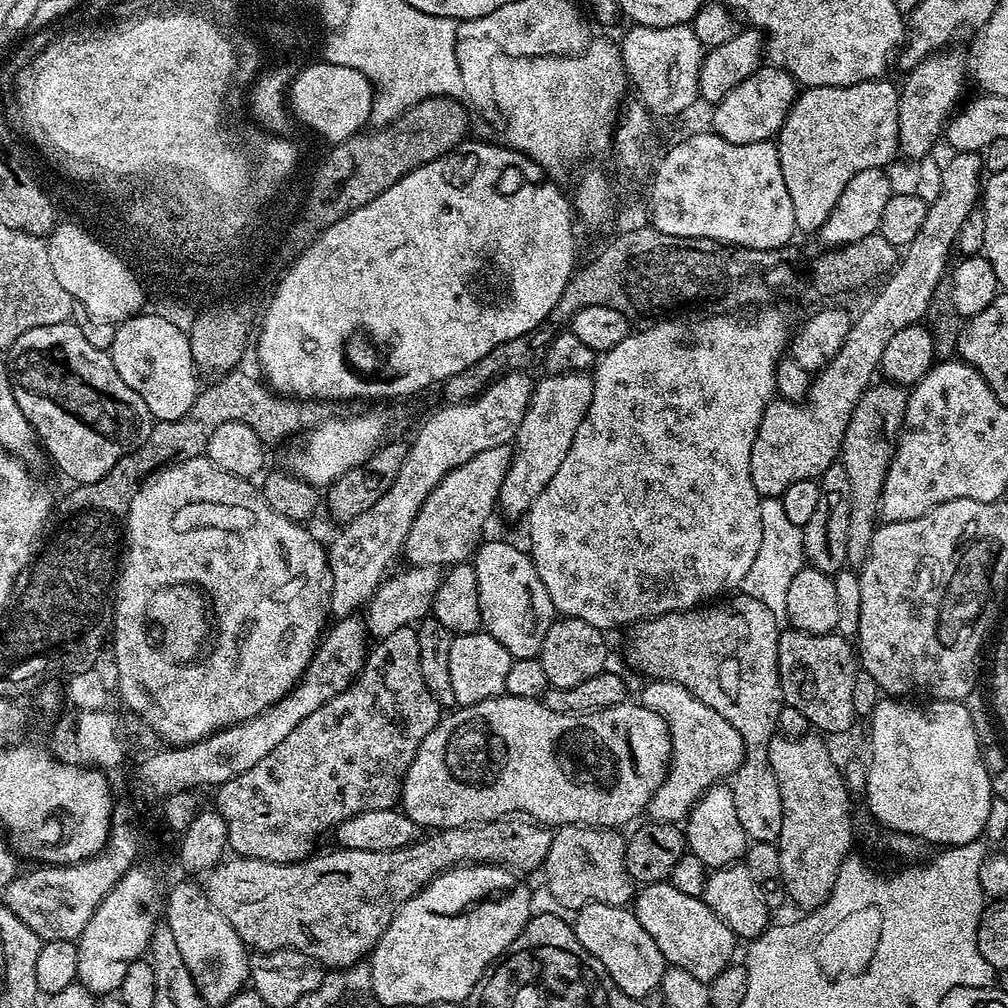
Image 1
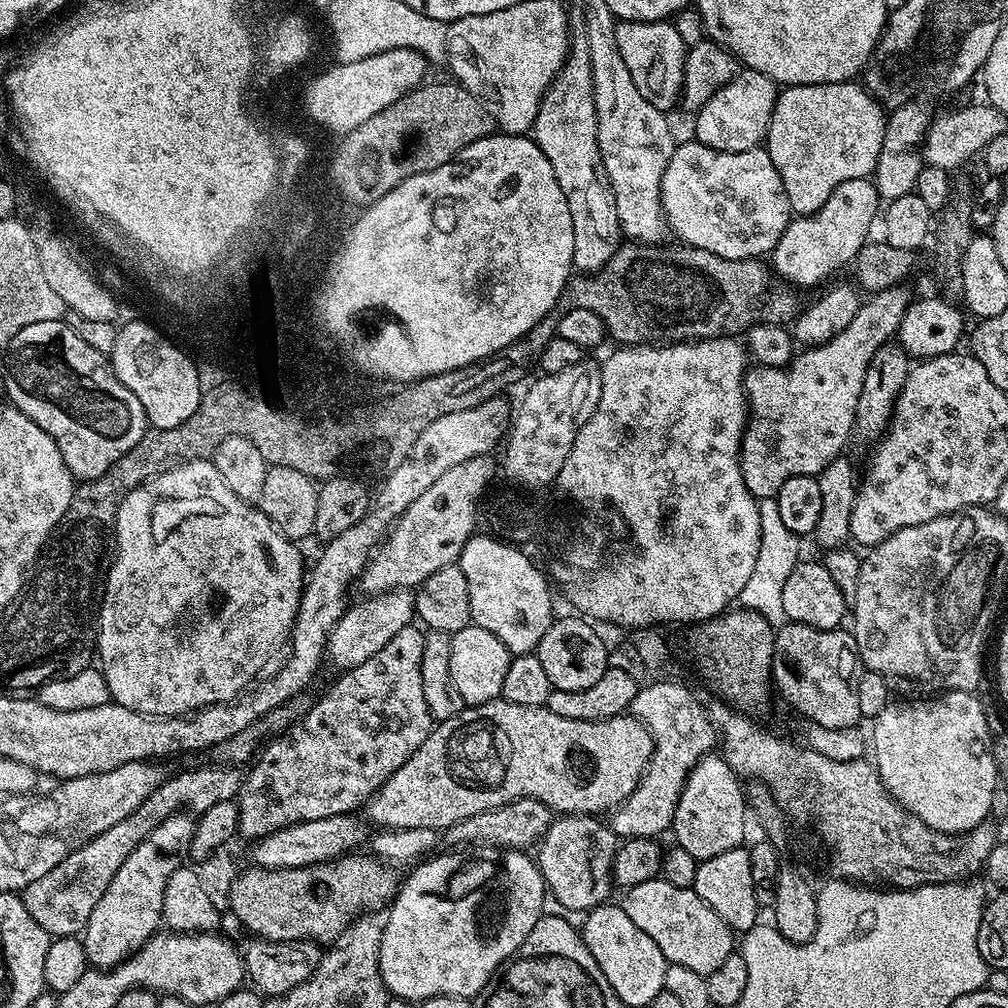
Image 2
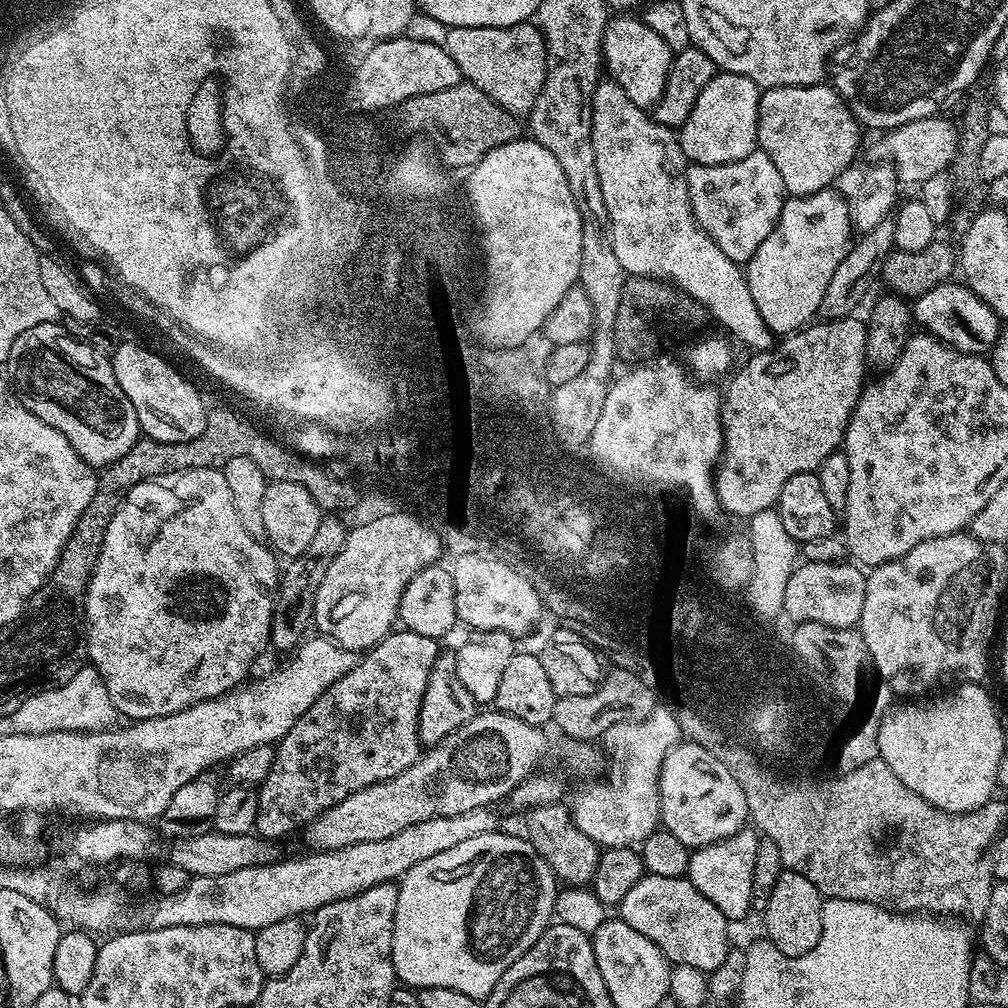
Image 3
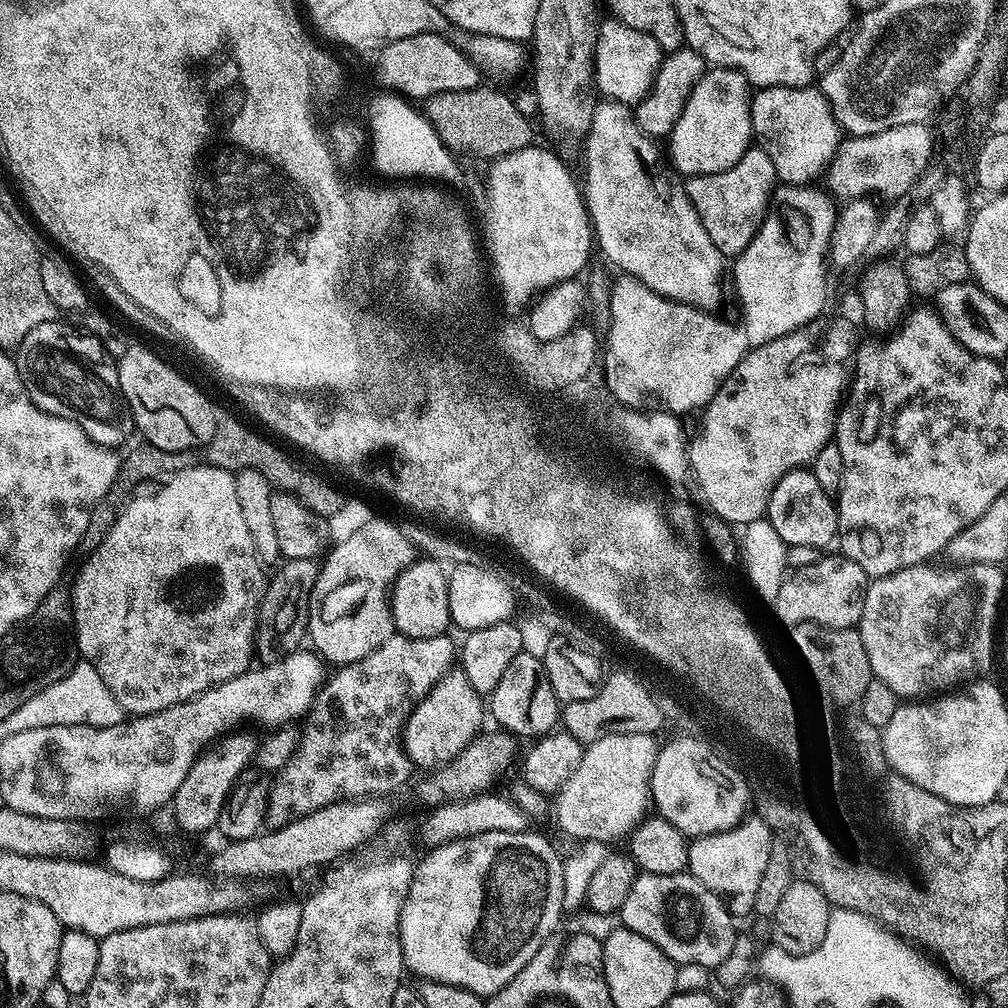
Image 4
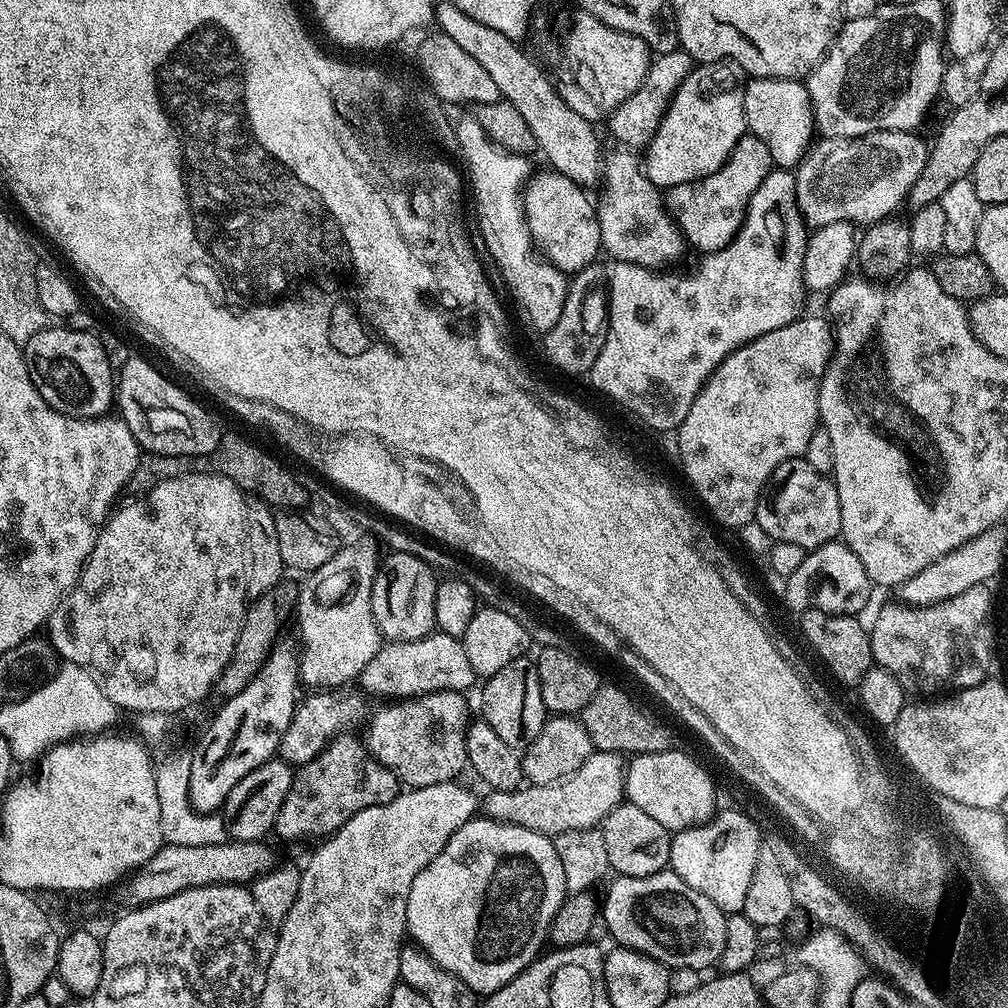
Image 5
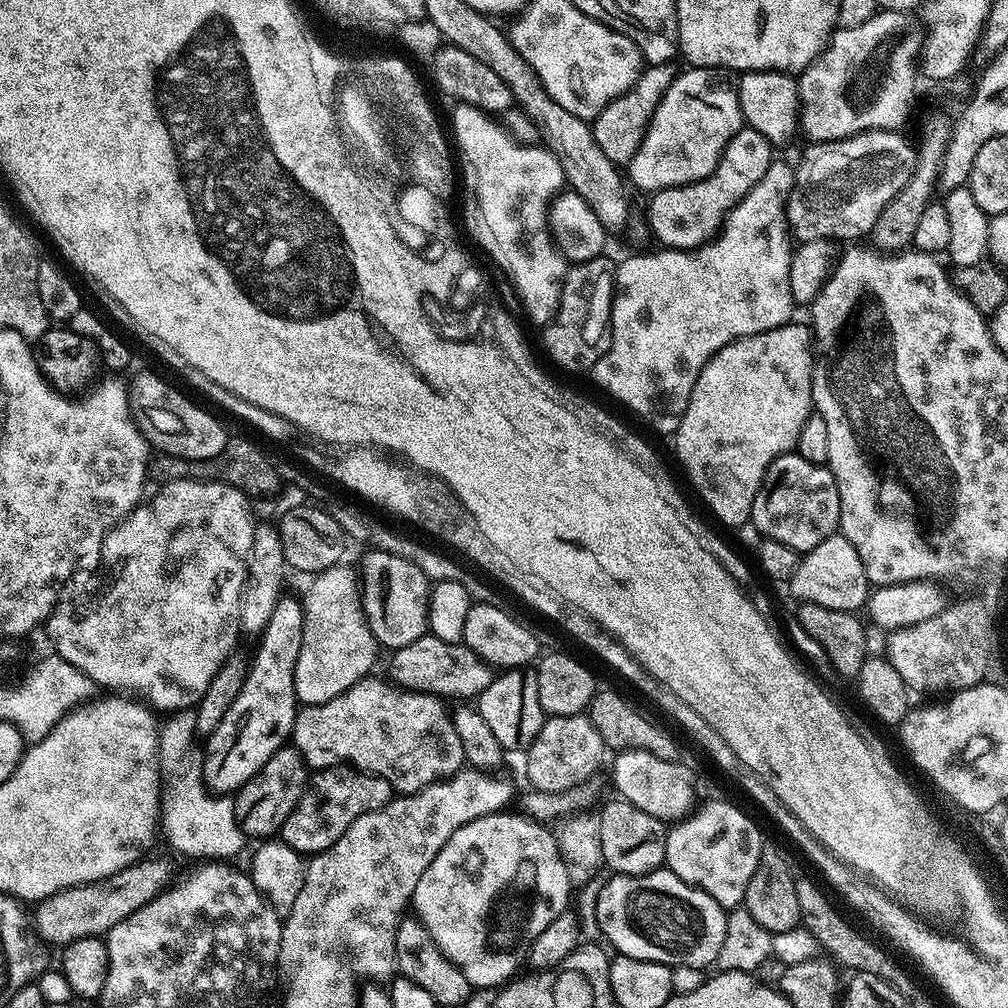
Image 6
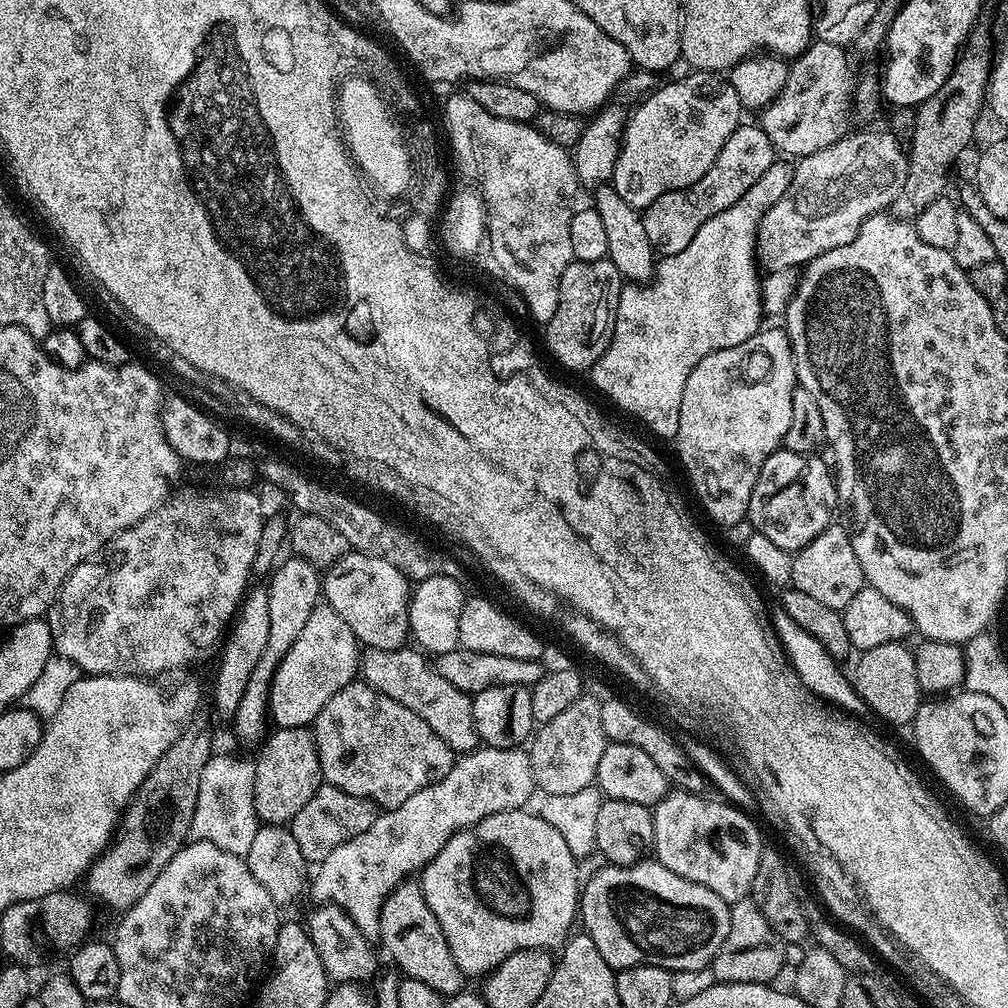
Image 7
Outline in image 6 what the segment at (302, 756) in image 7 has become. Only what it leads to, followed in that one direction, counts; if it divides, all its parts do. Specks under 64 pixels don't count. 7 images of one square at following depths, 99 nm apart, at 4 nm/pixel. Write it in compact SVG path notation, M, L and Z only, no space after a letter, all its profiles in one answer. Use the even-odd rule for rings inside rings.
M285 746L278 749L270 762L266 762L266 766L262 766L262 770L258 770L258 774L254 774L254 778L250 778L250 782L246 782L235 793L236 818L245 837L275 837L286 818L290 818L290 814L298 806L309 779L310 769L296 747Z

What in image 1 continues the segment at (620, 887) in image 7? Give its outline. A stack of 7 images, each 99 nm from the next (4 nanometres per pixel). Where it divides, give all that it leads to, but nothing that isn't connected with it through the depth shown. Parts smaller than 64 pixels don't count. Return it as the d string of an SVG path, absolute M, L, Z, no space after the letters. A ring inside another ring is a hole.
M671 882L646 884L635 893L634 911L638 922L642 922L642 930L646 930L646 934L658 942L658 950L662 950L665 965L686 970L694 974L694 978L707 982L718 978L718 974L722 974L722 970L733 963L735 956L732 955L736 952L738 938L728 929L726 922L722 922L722 918L718 918L718 914L706 906L703 898L682 894L682 890L675 888Z

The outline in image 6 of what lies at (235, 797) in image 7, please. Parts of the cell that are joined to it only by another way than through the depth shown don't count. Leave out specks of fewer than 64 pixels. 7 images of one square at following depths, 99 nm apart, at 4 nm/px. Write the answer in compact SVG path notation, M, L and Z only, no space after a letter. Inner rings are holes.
M180 709L167 717L168 722L161 725L160 732L160 767L161 773L172 780L172 788L167 789L161 809L160 828L169 846L184 856L200 856L204 860L232 860L240 853L246 837L236 818L235 799L226 794L211 794L203 780L203 769L199 759L194 758L192 750L196 742L196 711Z

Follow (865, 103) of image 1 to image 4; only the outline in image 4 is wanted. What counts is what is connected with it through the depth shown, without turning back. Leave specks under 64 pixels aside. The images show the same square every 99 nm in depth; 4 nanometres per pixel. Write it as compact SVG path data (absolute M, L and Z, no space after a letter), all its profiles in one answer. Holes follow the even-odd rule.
M819 87L807 88L762 88L752 97L752 134L755 143L766 154L770 154L770 162L774 162L776 179L780 184L811 185L816 175L827 169L828 163L840 149L842 129L834 118L832 107Z

